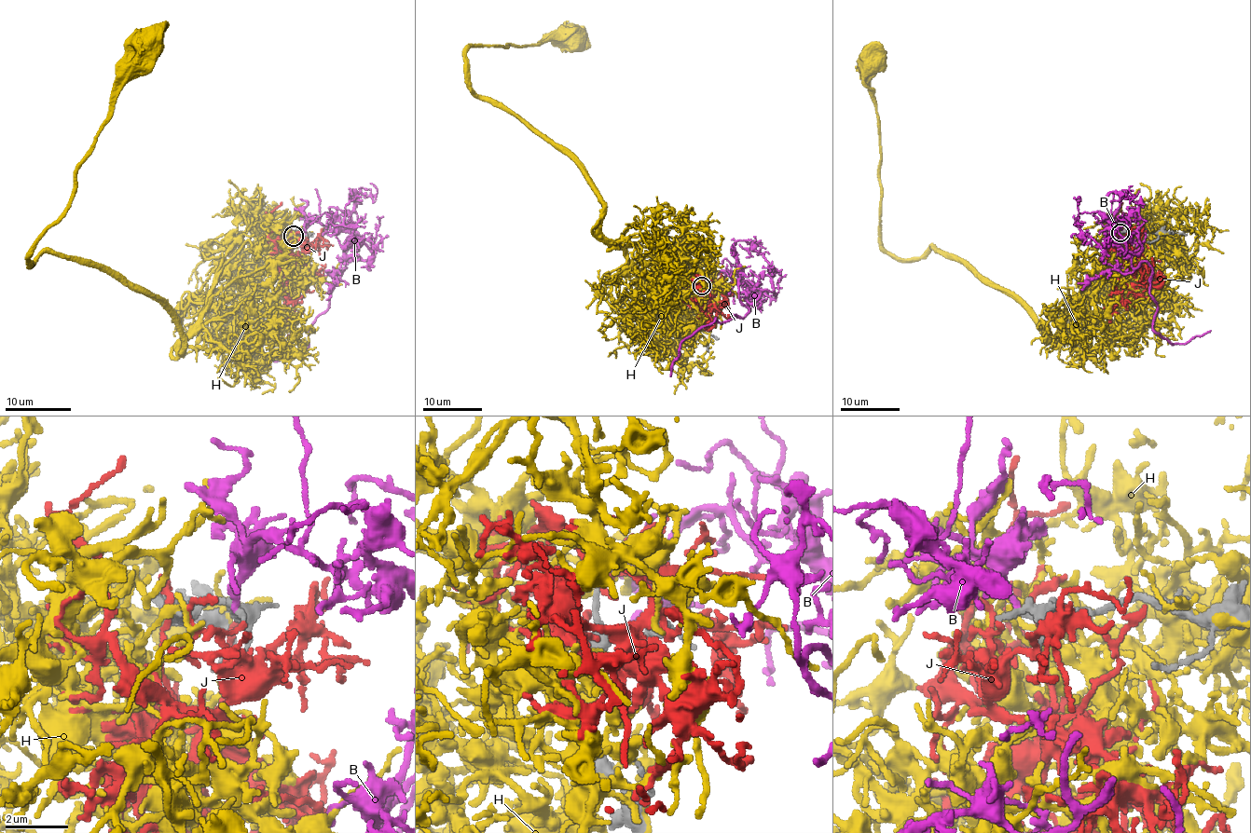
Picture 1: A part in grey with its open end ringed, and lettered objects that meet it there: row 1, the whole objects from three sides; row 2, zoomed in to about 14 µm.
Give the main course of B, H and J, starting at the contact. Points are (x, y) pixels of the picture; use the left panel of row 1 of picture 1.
B: (305, 234), (309, 219), (344, 228), (350, 243), (337, 275), (346, 268), (308, 346), (280, 361), (258, 346)
H: (293, 234), (243, 243), (181, 350), (181, 326), (105, 268), (45, 252), (31, 265), (112, 88), (151, 45)
J: (306, 237), (305, 256), (286, 271), (288, 286), (281, 293), (293, 305), (291, 309), (284, 320), (269, 324)

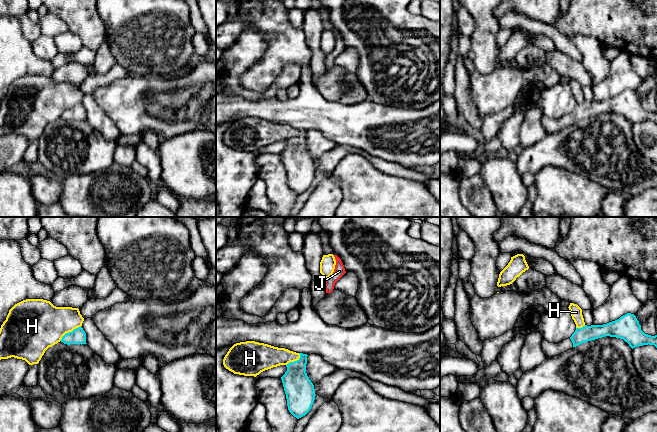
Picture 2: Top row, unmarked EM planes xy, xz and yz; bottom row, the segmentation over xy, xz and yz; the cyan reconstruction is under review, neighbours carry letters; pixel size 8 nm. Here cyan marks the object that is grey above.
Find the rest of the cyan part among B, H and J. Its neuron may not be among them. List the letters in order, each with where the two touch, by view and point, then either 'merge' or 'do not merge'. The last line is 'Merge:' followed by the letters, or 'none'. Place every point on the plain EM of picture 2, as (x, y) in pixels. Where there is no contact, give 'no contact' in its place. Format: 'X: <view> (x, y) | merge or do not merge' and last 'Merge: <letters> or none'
B: no contact | do not merge
H: xy (69, 108) | do not merge
J: no contact | do not merge
Merge: none

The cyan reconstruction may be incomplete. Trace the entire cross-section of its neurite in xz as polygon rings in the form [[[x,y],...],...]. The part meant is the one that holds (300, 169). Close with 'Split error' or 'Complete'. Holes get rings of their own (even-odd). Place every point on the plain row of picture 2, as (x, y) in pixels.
[[[299,129],[297,137],[286,141],[287,147],[281,153],[289,188],[297,195],[305,192],[315,176],[314,161],[307,152],[307,130]]]. Complete

